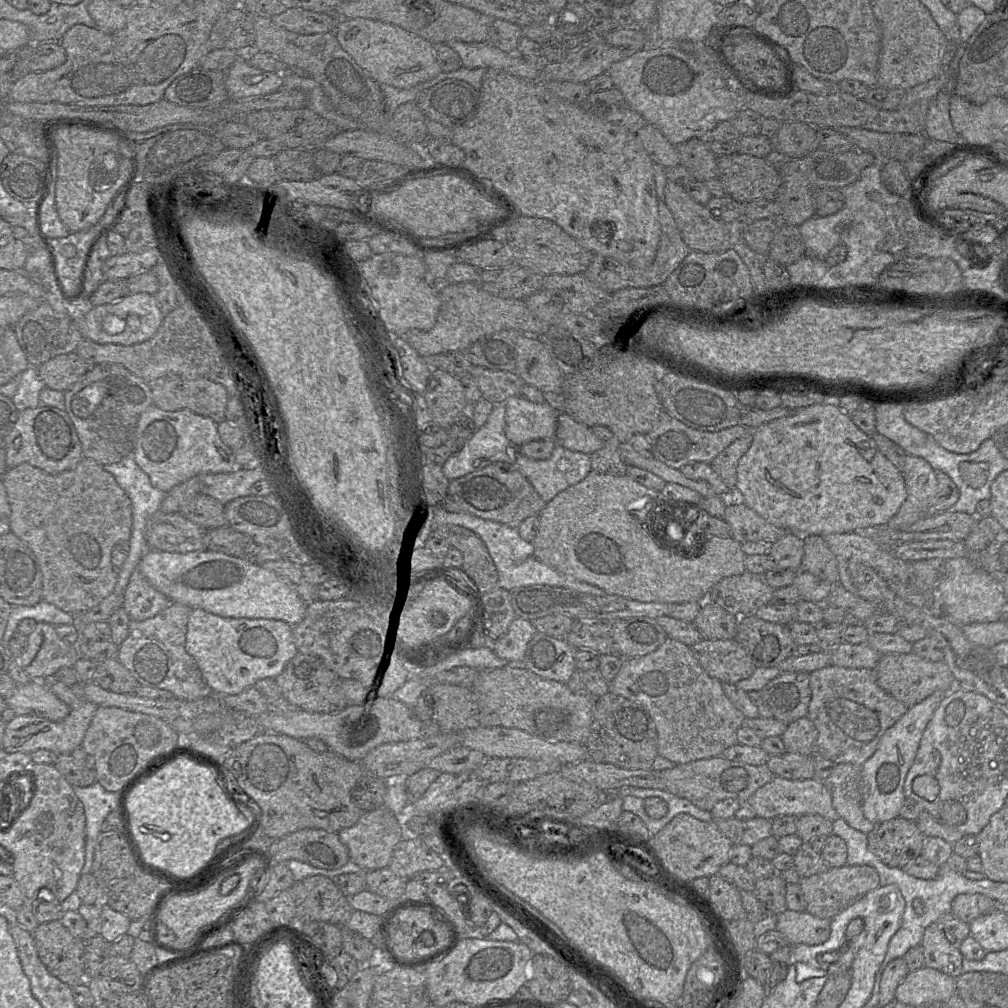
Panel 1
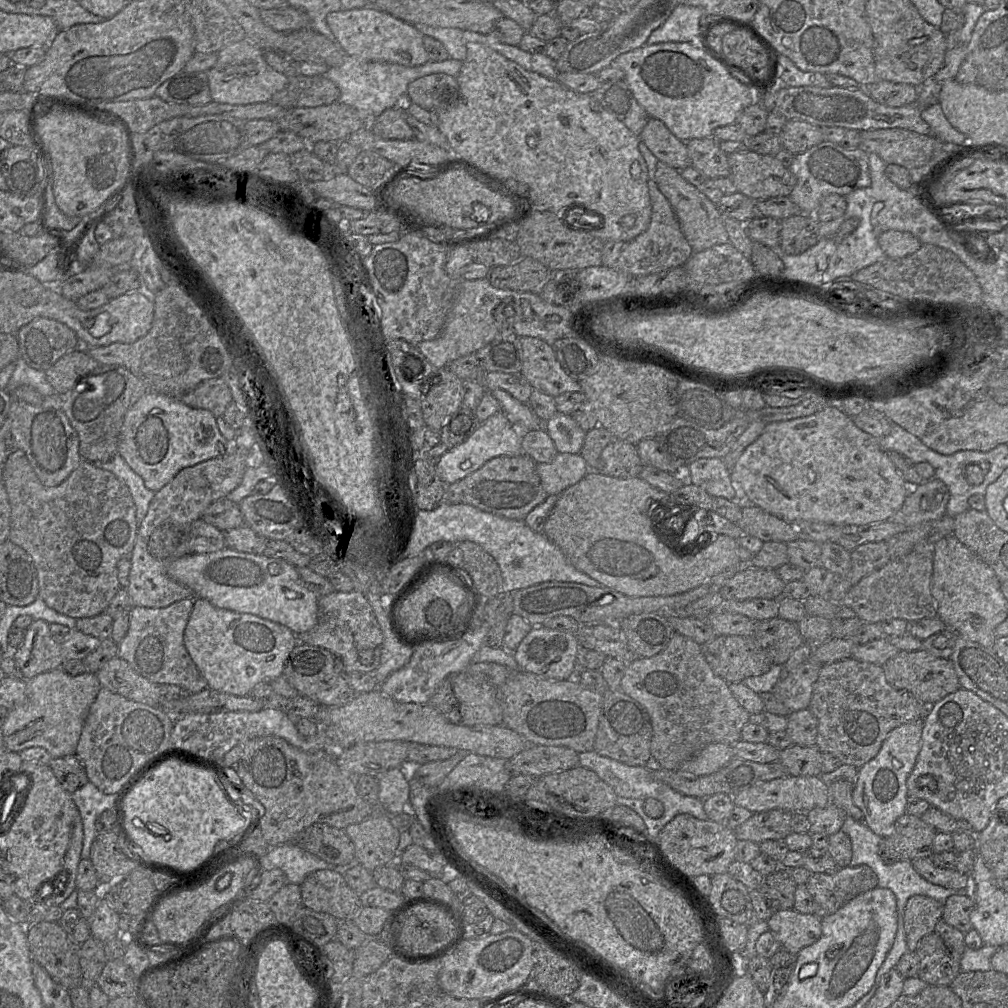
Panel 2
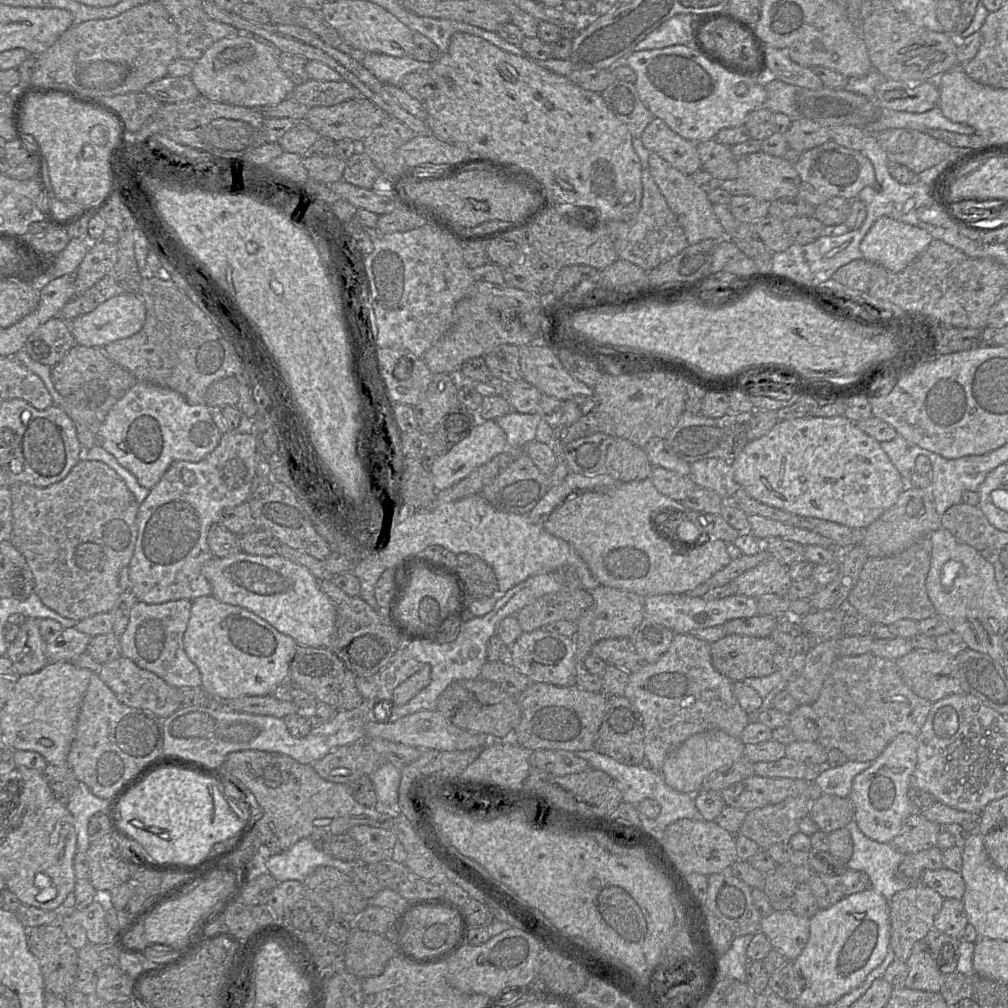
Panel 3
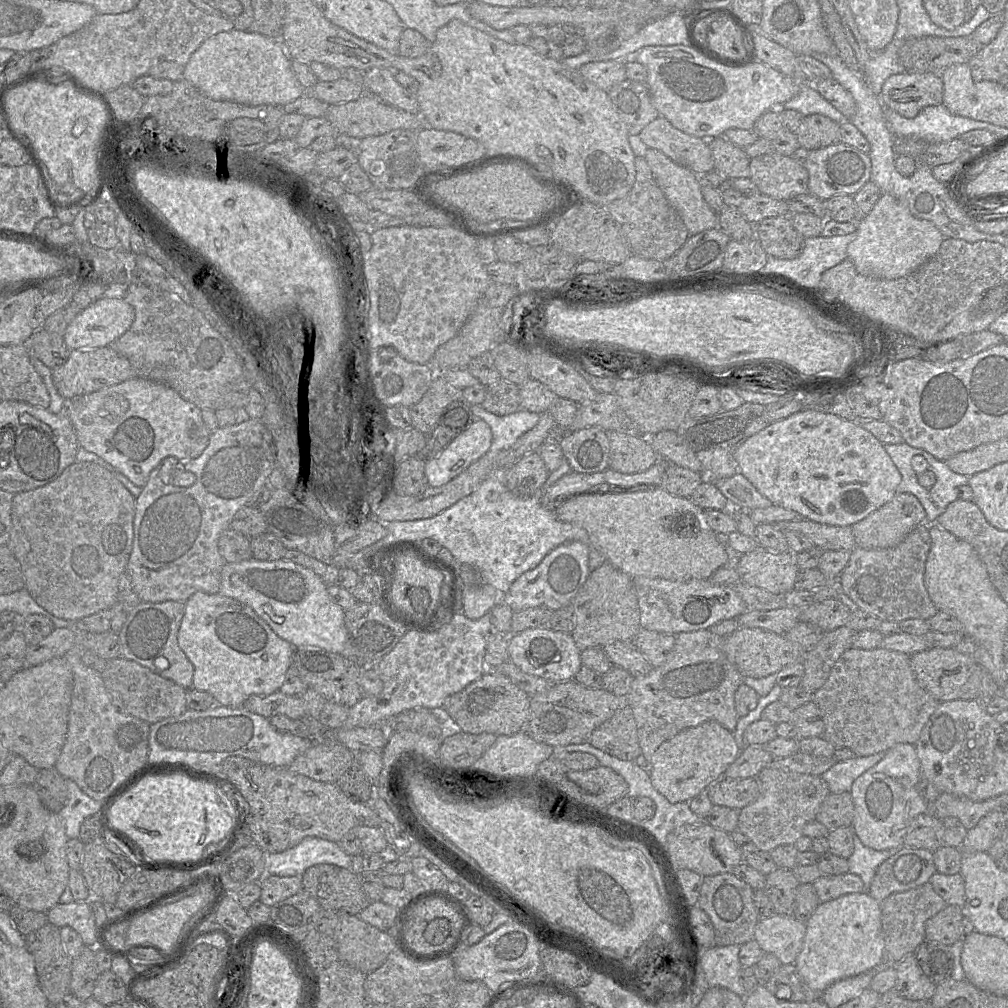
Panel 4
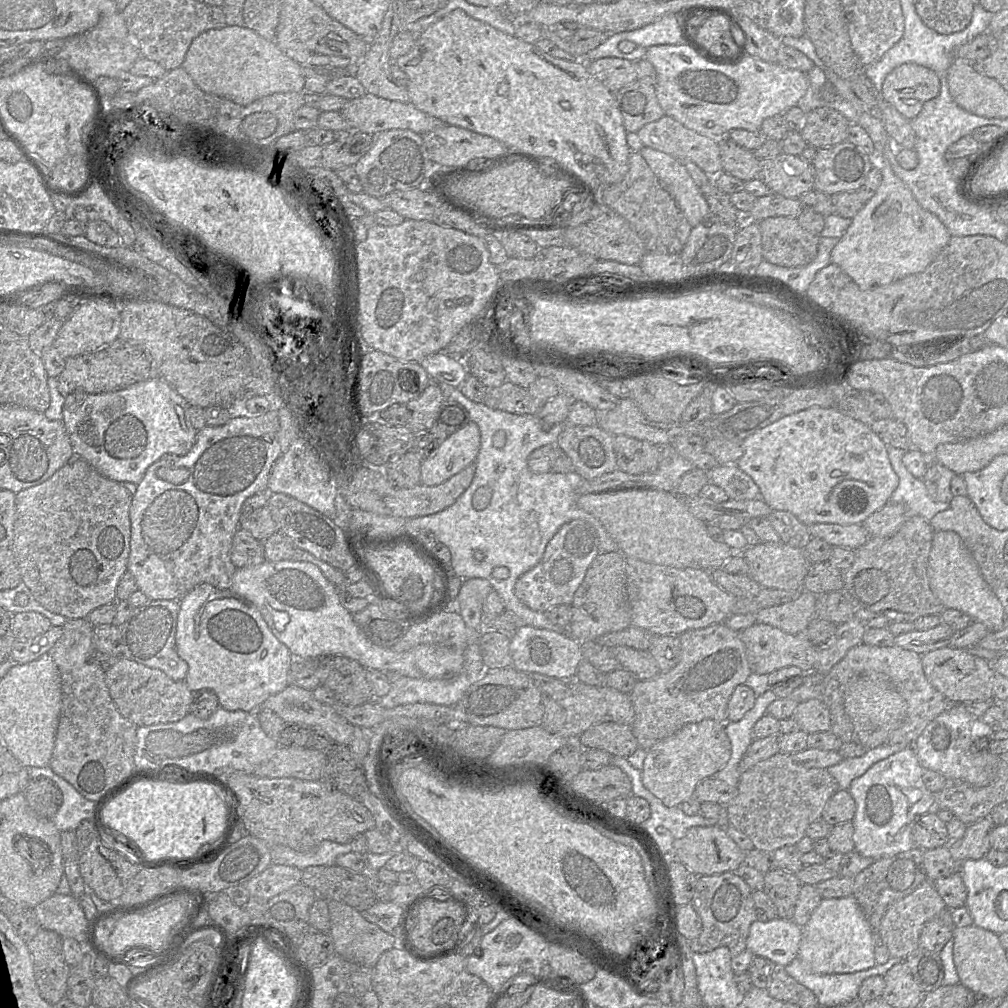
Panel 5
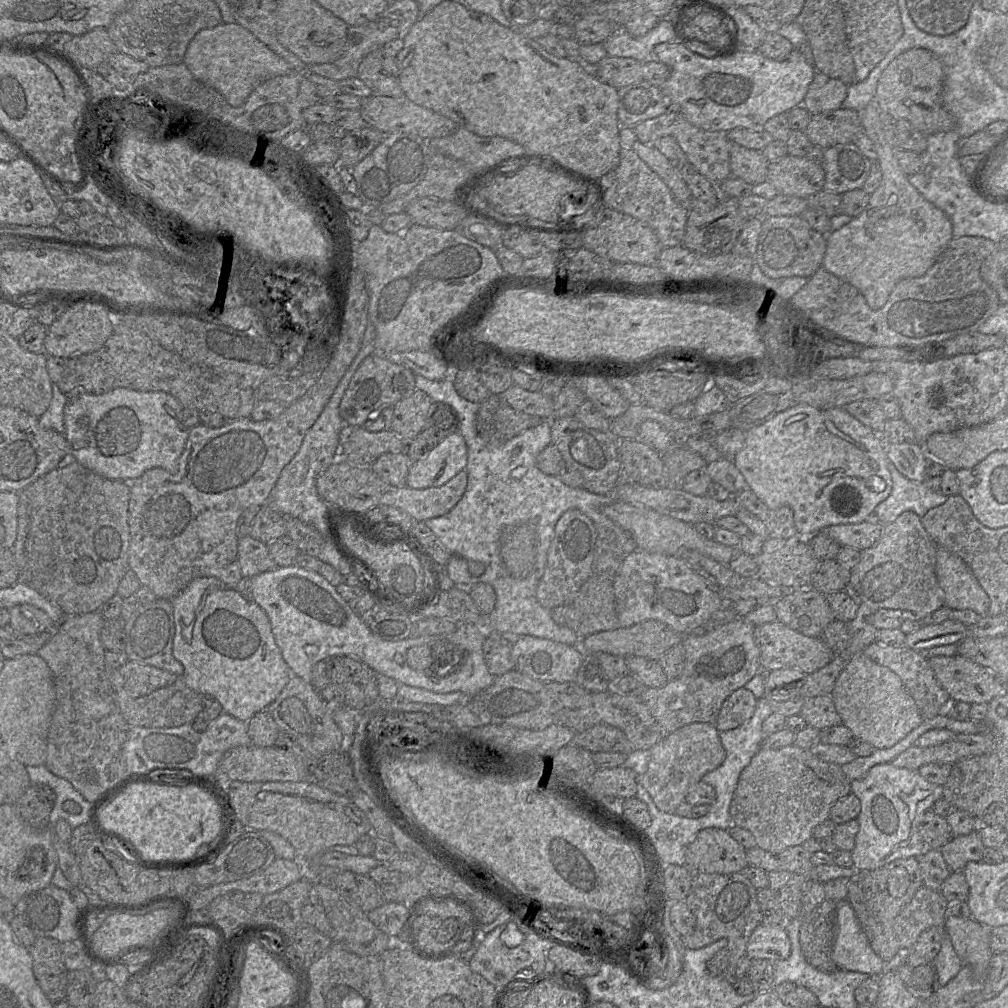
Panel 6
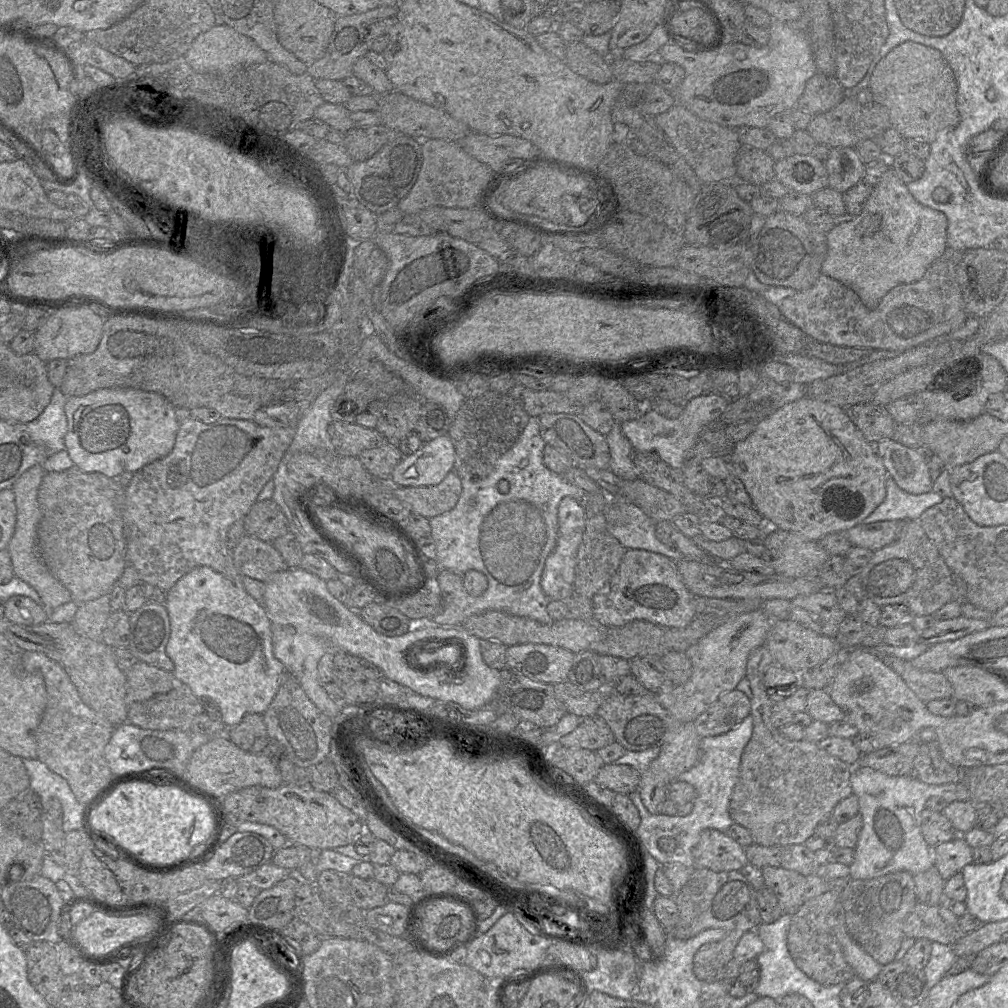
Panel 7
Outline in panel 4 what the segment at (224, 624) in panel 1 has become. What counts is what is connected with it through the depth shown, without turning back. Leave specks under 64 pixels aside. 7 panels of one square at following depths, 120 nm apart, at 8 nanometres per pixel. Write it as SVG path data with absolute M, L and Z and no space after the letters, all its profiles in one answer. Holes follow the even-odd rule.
M198 591L185 602L177 639L194 667L192 688L211 694L217 705L239 707L251 695L279 691L292 665L293 645L280 638L249 606L219 593Z

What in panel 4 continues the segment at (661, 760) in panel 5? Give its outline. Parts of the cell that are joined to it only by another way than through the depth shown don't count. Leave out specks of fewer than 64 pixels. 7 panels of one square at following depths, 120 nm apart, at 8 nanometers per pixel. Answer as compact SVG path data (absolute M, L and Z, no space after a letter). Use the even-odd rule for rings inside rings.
M706 721L682 730L658 747L649 763L651 783L670 803L689 802L717 782L740 752L731 731L716 721Z

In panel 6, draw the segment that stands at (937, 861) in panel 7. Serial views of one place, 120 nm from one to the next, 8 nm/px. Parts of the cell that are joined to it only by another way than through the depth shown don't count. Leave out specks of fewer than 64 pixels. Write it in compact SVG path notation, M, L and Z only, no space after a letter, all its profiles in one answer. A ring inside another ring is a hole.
M978 830L968 835L953 836L940 851L952 872L962 871L968 862L980 862L985 846Z

